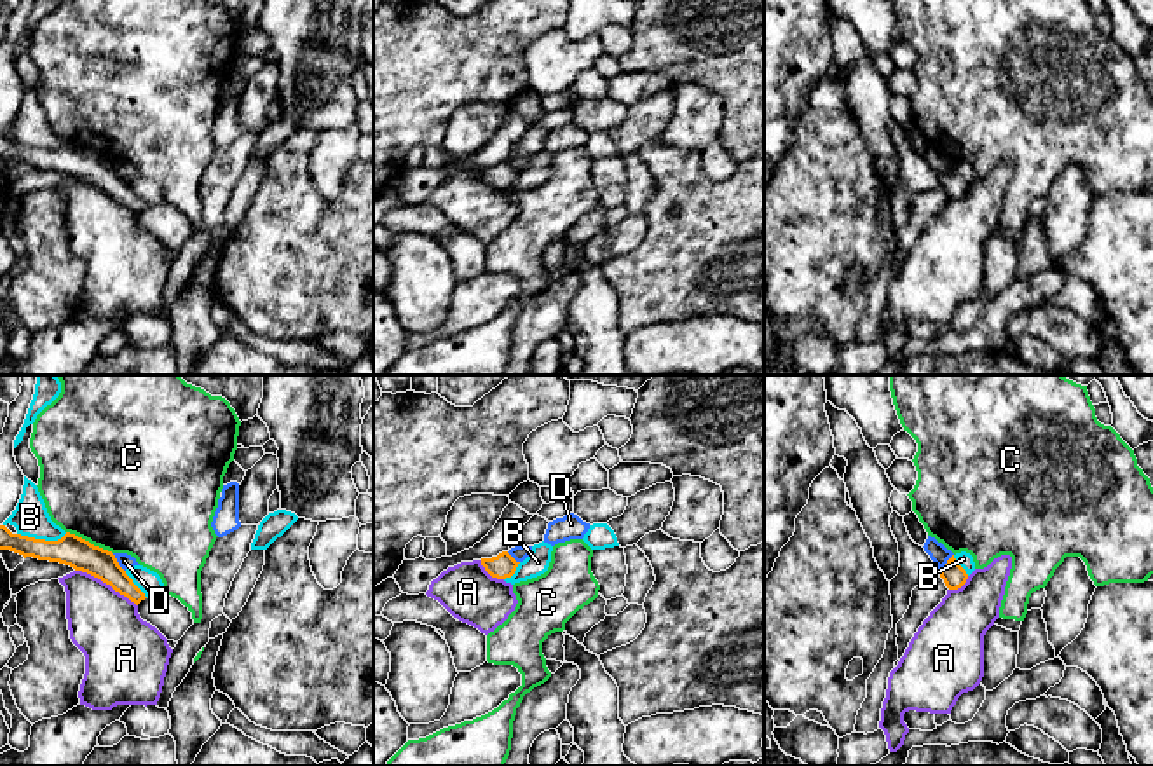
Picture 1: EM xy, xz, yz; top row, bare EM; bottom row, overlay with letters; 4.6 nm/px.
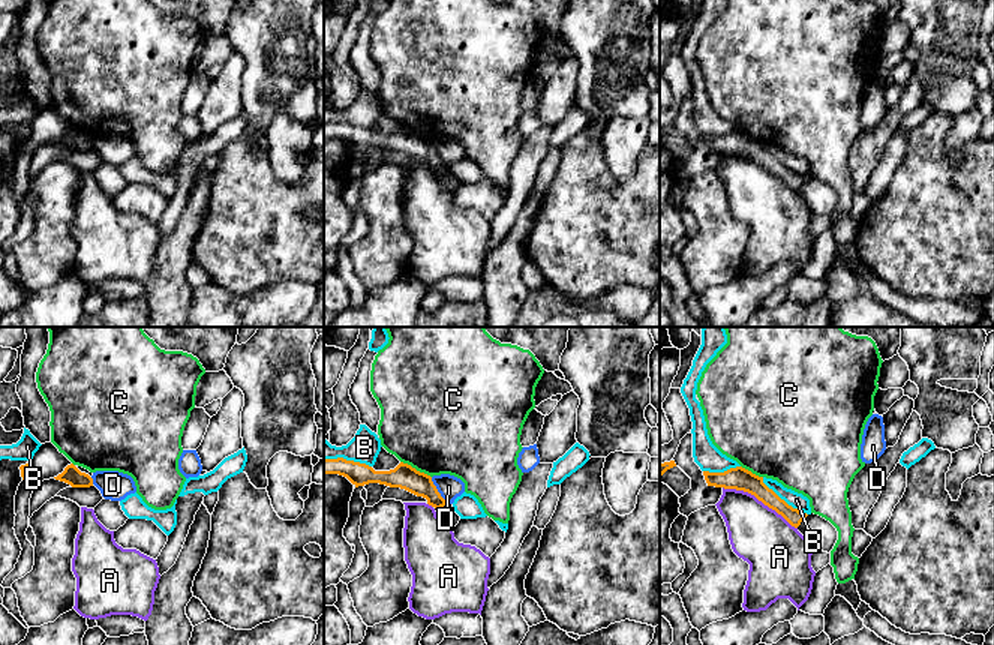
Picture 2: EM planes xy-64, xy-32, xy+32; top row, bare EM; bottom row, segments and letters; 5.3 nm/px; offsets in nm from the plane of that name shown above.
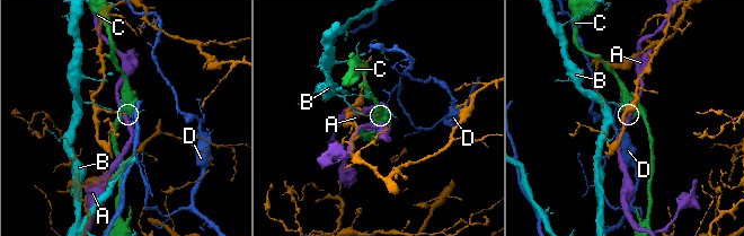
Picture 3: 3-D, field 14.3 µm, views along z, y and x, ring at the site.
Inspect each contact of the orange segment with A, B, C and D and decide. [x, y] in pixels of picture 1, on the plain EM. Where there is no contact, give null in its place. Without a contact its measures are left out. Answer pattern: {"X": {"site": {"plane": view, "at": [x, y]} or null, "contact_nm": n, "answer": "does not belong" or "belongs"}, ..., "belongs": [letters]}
{"A": {"site": {"plane": "xy", "at": [107, 192]}, "contact_nm": 340, "answer": "does not belong"}, "B": {"site": {"plane": "xy", "at": [42, 149]}, "contact_nm": 240, "answer": "does not belong"}, "C": {"site": {"plane": "xy", "at": [88, 150]}, "contact_nm": 240, "answer": "does not belong"}, "D": {"site": {"plane": "xy", "at": [117, 171]}, "contact_nm": 110, "answer": "does not belong"}, "belongs": []}

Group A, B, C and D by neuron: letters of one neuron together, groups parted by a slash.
A / B / C / D

